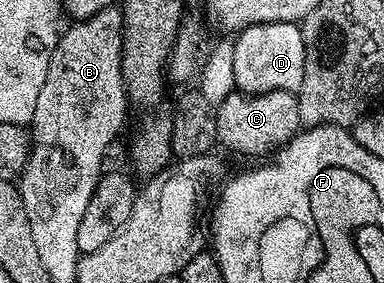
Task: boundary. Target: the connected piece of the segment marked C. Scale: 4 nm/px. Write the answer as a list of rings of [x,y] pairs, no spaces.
[[[235,89],[215,110],[216,133],[218,143],[226,146],[230,151],[239,151],[242,155],[266,155],[277,152],[278,148],[285,147],[299,131],[303,130],[300,121],[300,105],[298,96],[293,91],[269,91],[259,95],[245,95],[240,90]]]

